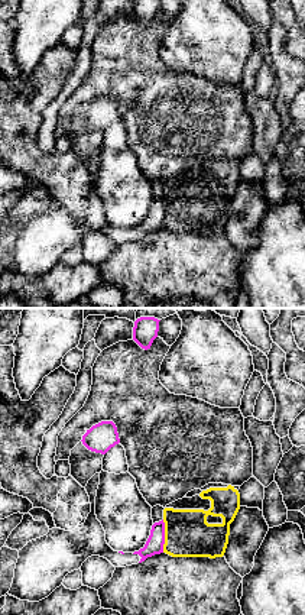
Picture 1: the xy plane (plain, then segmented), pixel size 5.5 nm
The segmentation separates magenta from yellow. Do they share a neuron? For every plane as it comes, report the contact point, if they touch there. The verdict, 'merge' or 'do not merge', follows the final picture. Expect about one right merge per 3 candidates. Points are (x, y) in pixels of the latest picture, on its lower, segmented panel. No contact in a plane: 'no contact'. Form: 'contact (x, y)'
contact (164, 536)

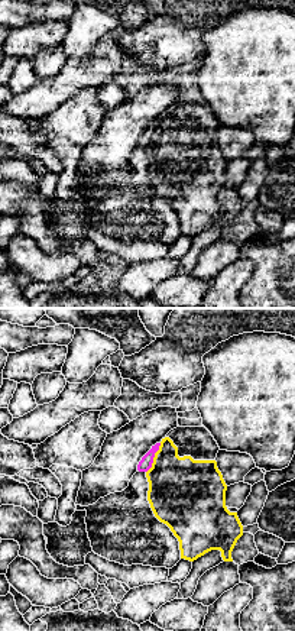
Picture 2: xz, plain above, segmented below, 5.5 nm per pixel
contact (154, 456)

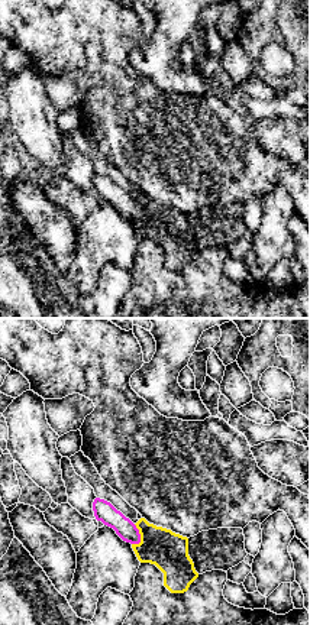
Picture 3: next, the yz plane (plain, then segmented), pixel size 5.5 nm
contact (139, 534)

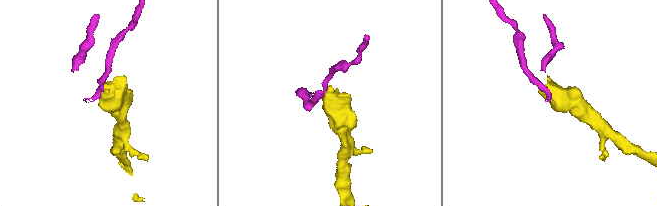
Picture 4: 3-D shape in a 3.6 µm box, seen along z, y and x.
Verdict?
do not merge

